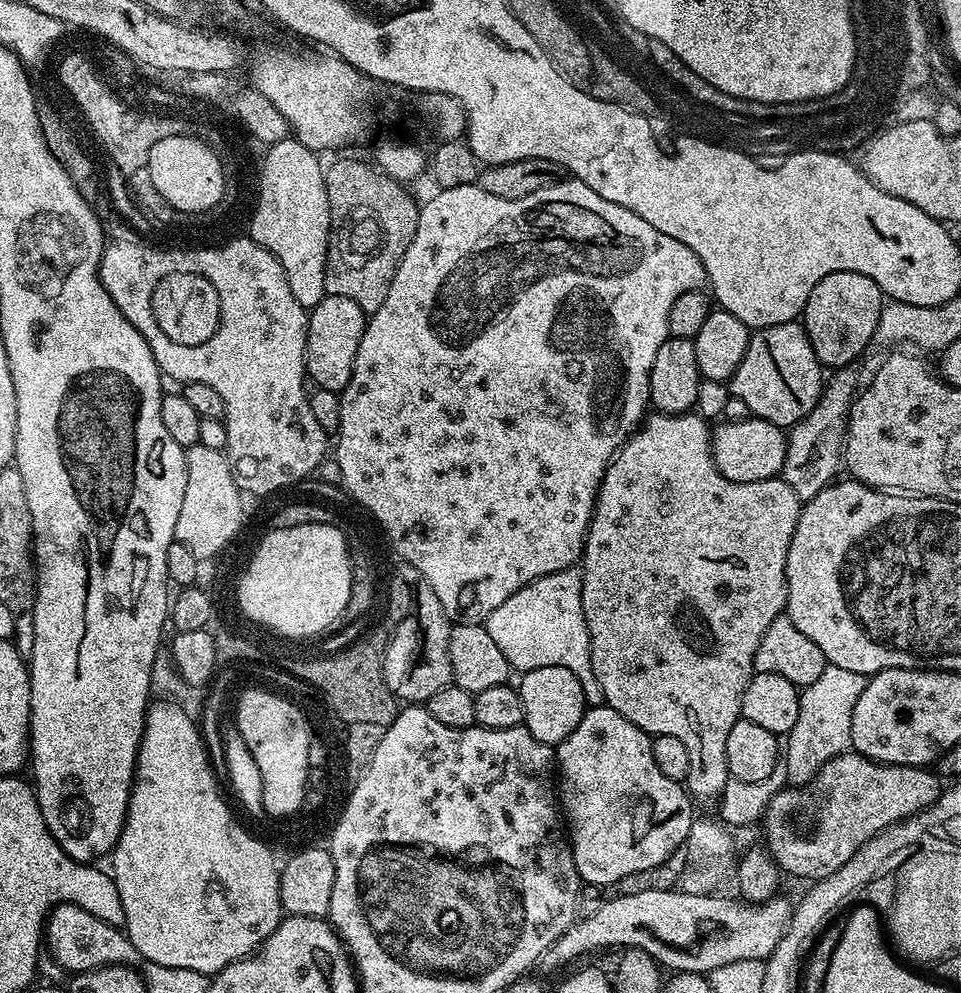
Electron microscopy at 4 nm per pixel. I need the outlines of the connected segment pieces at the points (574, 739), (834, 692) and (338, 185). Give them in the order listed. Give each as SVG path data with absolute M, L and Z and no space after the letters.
M588 708L582 722L563 740L554 752L558 765L558 804L566 821L574 866L581 881L588 884L616 884L627 876L648 872L664 864L676 851L685 847L694 823L694 800L685 785L666 778L654 762L652 737L634 722L622 718L613 708Z
M828 664L814 682L803 685L798 706L798 722L786 734L786 744L792 747L792 769L788 776L793 785L807 786L820 767L830 762L835 756L852 748L850 726L854 718L854 706L862 690L866 690L868 677L854 674L854 670L842 670L842 666Z
M340 160L337 164L328 164L324 173L326 182L326 198L330 202L330 234L328 235L328 257L324 267L324 290L329 296L338 298L350 298L350 302L355 302L365 314L371 314L386 302L386 293L390 291L390 282L394 282L394 274L398 270L398 262L402 262L402 254L406 254L406 246L414 242L414 230L418 230L418 214L420 213L420 204L410 193L407 192L405 185L401 181L390 178L381 172L379 168L371 163L363 164L360 160Z

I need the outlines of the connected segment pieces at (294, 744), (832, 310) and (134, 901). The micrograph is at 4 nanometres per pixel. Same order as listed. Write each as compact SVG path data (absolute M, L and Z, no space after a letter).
M259 686L249 692L239 693L235 704L240 707L240 728L244 728L246 744L262 774L262 802L264 811L289 812L300 803L304 781L304 748L308 748L308 736L304 736L304 720L285 700L262 695Z
M835 272L826 274L814 290L810 290L810 298L806 298L802 313L802 327L804 333L810 338L810 344L816 357L820 359L825 369L835 370L855 365L856 359L863 354L876 338L876 327L880 321L880 315L884 309L886 297L880 291L880 287L874 282L874 278L866 278L866 274L857 272Z
M170 701L161 704L153 703L148 709L148 717L144 720L144 733L136 759L136 776L132 779L132 793L128 803L128 813L122 834L116 847L110 853L112 868L110 875L118 886L118 894L122 898L124 911L124 928L130 942L140 951L143 959L166 967L186 967L205 974L215 974L236 960L252 955L263 944L270 934L280 925L282 909L280 907L280 873L278 860L267 851L259 835L251 836L238 821L232 817L226 801L220 797L220 788L216 785L216 776L212 773L212 764L208 761L208 752L204 749L204 740L196 729L196 724L188 716L176 716L180 708Z

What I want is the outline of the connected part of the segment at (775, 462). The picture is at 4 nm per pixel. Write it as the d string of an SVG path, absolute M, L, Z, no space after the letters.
M749 415L748 420L728 420L711 429L712 457L718 470L730 482L762 482L779 477L784 471L788 453L785 429Z

